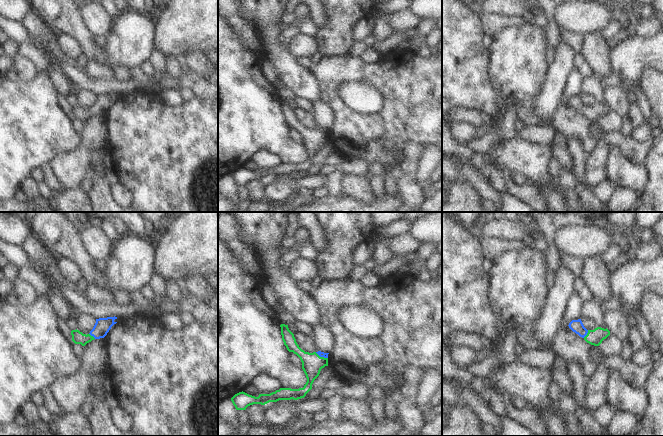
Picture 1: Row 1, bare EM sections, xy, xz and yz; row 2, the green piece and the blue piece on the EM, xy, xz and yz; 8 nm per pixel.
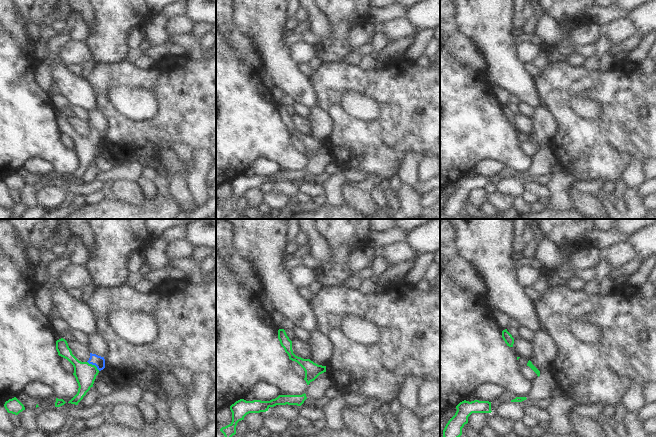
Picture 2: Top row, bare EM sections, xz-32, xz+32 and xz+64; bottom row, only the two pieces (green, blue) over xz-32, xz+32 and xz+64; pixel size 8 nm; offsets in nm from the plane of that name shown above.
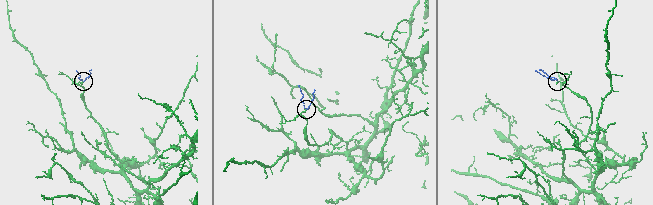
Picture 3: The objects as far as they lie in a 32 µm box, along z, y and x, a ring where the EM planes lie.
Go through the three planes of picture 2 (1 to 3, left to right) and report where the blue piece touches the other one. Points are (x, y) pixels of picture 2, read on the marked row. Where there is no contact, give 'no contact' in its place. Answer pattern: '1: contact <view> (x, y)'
1: contact xz-32 (93, 365)
2: no contact
3: no contact

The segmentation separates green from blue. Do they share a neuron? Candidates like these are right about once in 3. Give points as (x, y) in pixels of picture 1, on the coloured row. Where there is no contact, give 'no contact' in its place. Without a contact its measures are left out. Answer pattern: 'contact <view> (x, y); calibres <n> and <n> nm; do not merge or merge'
contact yz (587, 334); calibres 130 and 100 nm; merge

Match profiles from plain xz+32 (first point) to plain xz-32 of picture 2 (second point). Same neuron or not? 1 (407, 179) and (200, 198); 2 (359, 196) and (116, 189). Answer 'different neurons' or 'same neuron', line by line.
1: different neurons
2: same neuron

